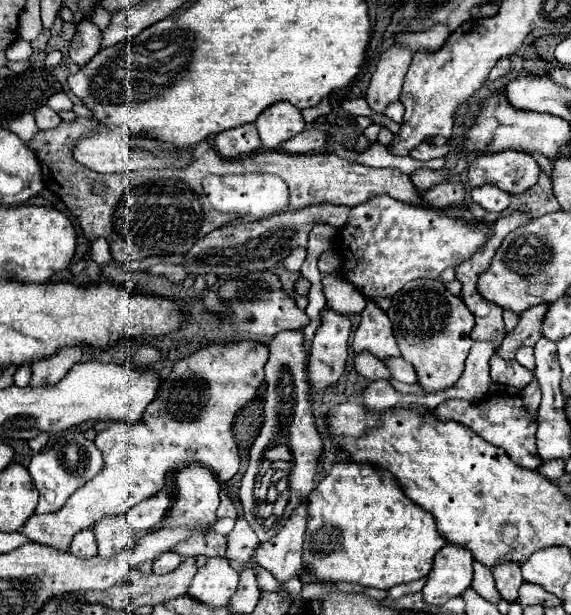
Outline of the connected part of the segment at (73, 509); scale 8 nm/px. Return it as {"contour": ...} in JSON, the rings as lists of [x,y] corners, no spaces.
{"contour":[[[238,341],[232,345],[208,345],[176,361],[172,371],[162,379],[158,395],[146,407],[140,423],[128,425],[124,421],[114,421],[110,427],[102,429],[96,435],[94,443],[104,455],[104,467],[100,469],[100,473],[94,479],[90,479],[86,485],[76,489],[76,493],[70,495],[70,499],[62,509],[46,515],[34,513],[22,527],[22,533],[34,543],[52,545],[56,549],[68,549],[76,531],[94,527],[94,523],[104,515],[126,513],[142,499],[156,495],[168,483],[174,469],[180,469],[182,465],[198,463],[210,469],[212,473],[216,473],[218,479],[230,481],[240,467],[240,453],[232,433],[234,417],[248,401],[254,399],[260,383],[264,381],[264,365],[268,361],[268,355],[270,351],[262,343]]]}

